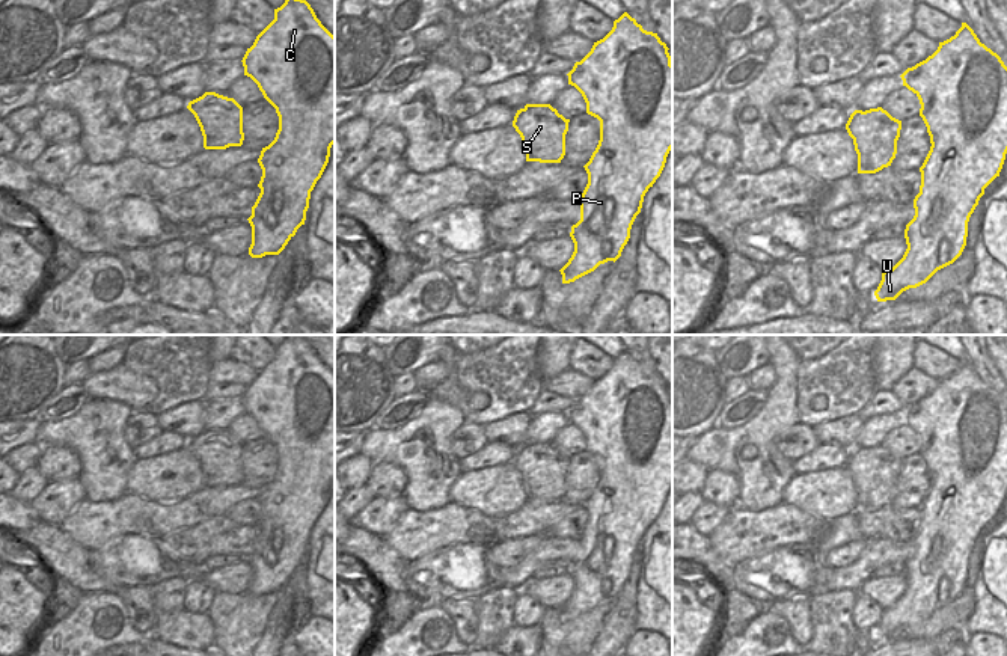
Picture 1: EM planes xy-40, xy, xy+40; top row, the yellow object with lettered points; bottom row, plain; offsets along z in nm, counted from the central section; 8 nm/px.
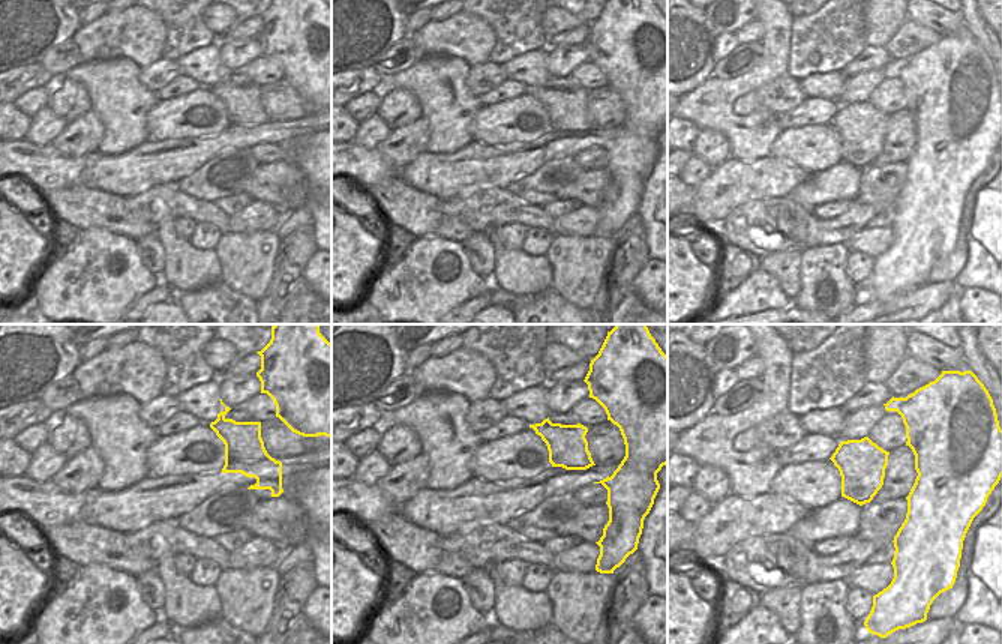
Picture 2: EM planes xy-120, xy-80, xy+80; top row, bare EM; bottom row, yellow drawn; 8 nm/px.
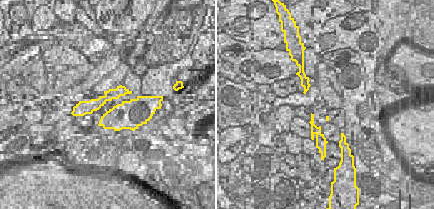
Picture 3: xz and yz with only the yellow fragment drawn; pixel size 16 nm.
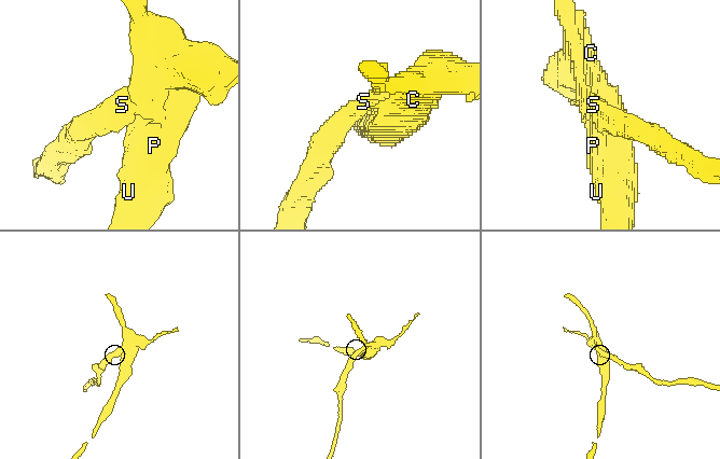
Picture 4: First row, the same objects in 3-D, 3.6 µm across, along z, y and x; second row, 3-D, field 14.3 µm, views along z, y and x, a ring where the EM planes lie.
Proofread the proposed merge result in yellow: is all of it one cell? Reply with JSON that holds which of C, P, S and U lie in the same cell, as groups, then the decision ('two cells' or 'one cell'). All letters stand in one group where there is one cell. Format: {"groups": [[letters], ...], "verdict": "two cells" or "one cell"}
{"groups": [["C", "P", "U"], ["S"]], "verdict": "two cells"}

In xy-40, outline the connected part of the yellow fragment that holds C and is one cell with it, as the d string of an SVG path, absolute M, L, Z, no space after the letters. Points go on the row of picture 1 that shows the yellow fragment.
M285 0L241 62L244 75L258 84L279 116L276 137L258 158L261 193L247 219L252 226L249 255L262 258L279 255L305 225L311 192L329 163L335 143L335 36L306 0Z

